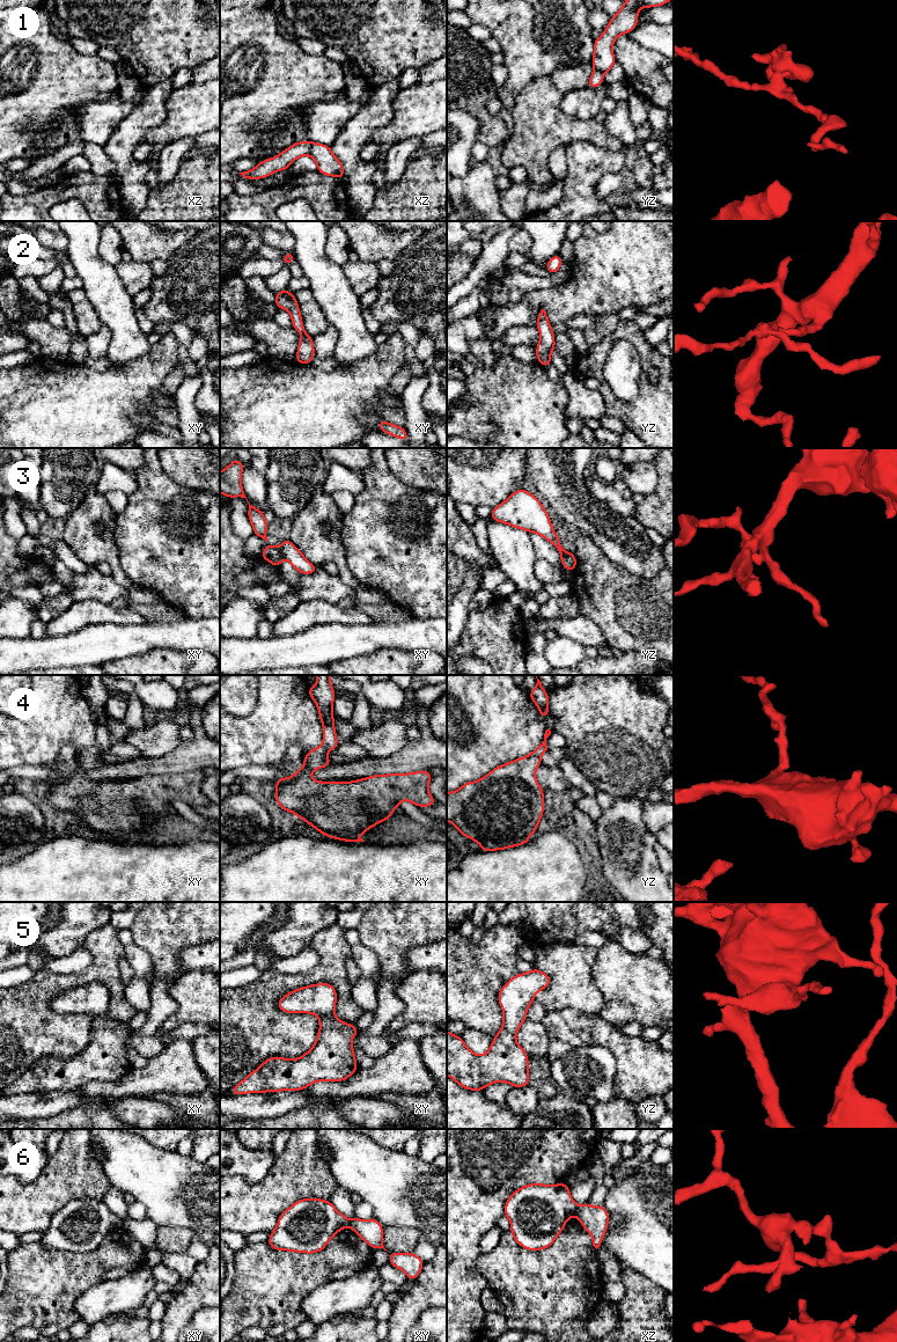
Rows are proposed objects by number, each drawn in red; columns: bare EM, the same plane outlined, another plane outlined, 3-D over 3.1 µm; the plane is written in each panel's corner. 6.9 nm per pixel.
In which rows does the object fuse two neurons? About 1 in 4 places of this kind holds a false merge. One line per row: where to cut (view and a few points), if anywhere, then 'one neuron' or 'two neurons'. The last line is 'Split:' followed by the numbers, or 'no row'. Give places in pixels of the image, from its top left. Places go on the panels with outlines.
1: xz (313, 142), (307, 154) | two neurons
2: no cut | one neuron
3: xy (278, 548), (284, 557) | two neurons
4: no cut | one neuron
5: no cut | one neuron
6: xz (578, 1207), (573, 1212) | two neurons
Split: 1, 3, 6

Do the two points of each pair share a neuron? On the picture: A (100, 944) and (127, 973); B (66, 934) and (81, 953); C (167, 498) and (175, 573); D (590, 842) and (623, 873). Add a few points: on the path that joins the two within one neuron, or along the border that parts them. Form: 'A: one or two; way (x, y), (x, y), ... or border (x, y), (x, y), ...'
A: two; border (124, 958), (119, 963), (120, 980), (124, 984)
B: two; border (85, 945), (66, 955), (51, 955)
C: one; way (167, 516), (167, 530), (175, 542), (175, 555)
D: two; border (594, 823), (600, 857)

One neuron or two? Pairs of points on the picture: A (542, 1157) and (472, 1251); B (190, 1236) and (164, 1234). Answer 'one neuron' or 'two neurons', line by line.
A: one neuron
B: one neuron

